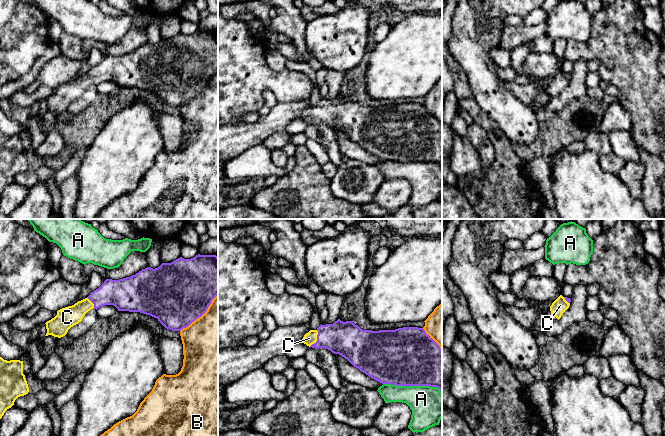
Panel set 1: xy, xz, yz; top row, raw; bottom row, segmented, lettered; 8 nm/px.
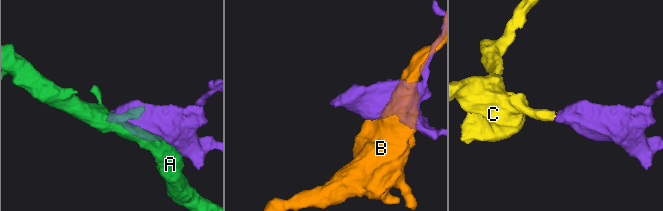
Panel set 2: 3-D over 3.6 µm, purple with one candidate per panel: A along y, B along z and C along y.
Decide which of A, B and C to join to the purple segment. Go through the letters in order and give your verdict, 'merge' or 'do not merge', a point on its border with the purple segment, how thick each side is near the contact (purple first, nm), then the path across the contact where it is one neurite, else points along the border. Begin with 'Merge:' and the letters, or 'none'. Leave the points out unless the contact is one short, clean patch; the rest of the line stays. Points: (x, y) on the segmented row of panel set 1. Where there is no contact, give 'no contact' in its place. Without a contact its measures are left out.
Merge: C
A: do not merge | xz (413, 385) | 480/280 nm
B: do not merge | xy (201, 315) | 500/480 nm
C: merge | xz (317, 339) | 280/100 nm | across xz (344, 338), (317, 339), (309, 338)

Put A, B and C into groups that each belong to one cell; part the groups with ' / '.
A / B / C

